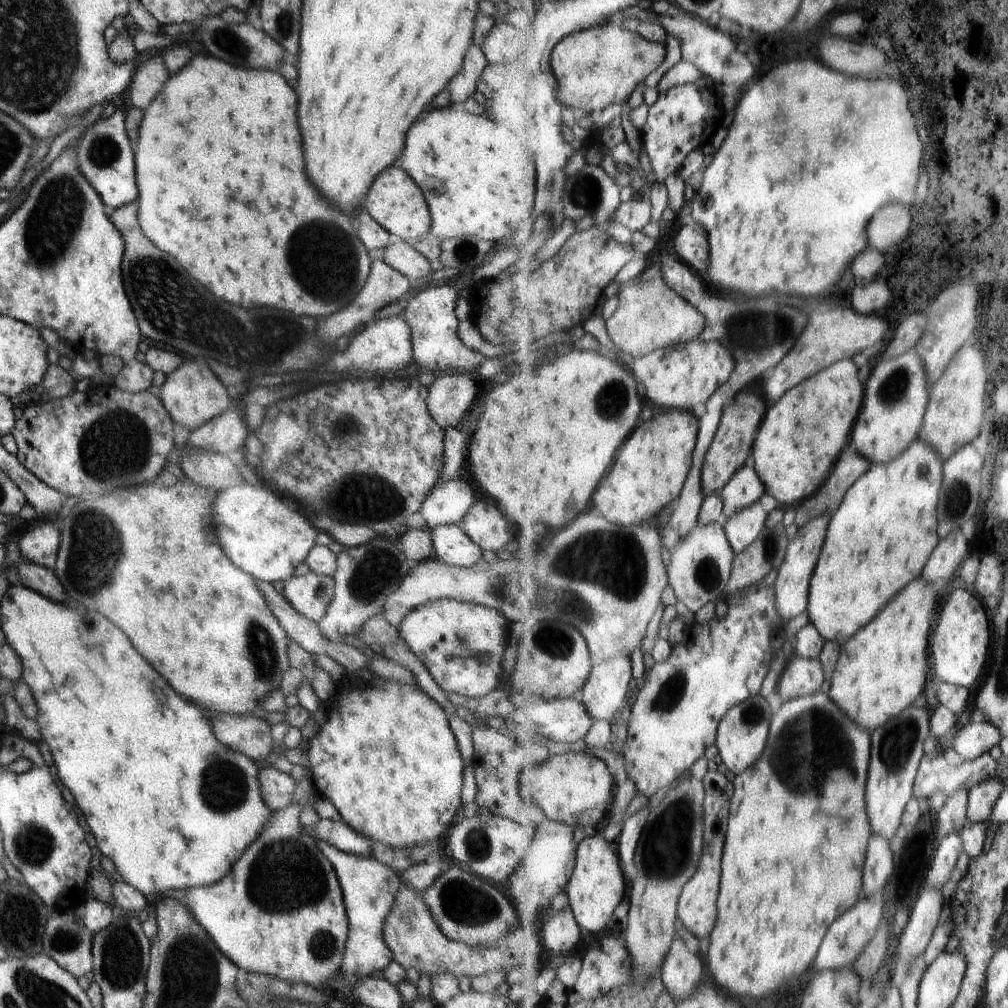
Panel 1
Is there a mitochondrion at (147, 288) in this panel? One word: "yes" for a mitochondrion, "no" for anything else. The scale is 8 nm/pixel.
yes

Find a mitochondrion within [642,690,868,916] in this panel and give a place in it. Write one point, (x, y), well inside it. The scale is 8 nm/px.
(829, 751)

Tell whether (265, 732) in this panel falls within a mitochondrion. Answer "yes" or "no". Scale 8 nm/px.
no

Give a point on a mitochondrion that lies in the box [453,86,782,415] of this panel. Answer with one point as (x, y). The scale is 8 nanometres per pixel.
(585, 195)

